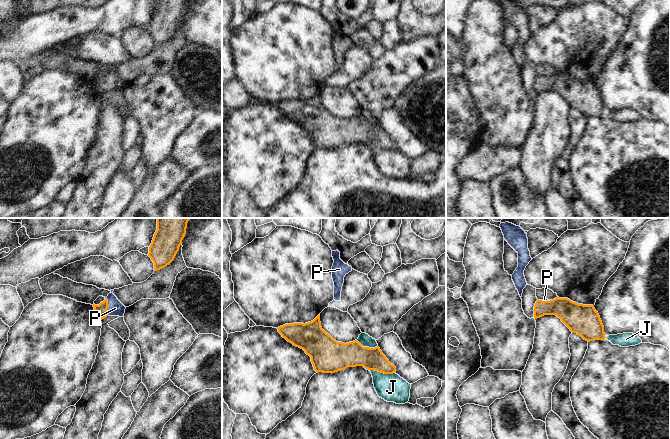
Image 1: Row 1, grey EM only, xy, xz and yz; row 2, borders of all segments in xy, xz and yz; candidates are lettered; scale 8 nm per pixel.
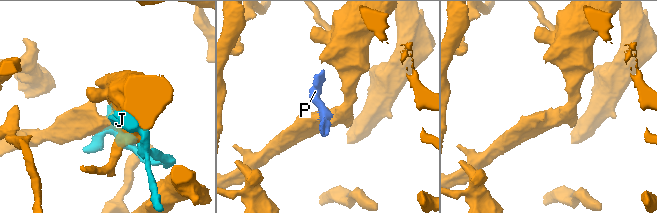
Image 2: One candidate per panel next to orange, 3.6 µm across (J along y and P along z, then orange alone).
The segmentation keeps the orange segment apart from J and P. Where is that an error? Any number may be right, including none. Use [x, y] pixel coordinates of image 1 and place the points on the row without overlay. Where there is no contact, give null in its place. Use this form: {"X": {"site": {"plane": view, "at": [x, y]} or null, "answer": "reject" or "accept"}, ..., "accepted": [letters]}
{"J": {"site": {"plane": "xz", "at": [379, 147]}, "answer": "reject"}, "P": {"site": {"plane": "xy", "at": [107, 83]}, "answer": "accept"}, "accepted": ["P"]}

